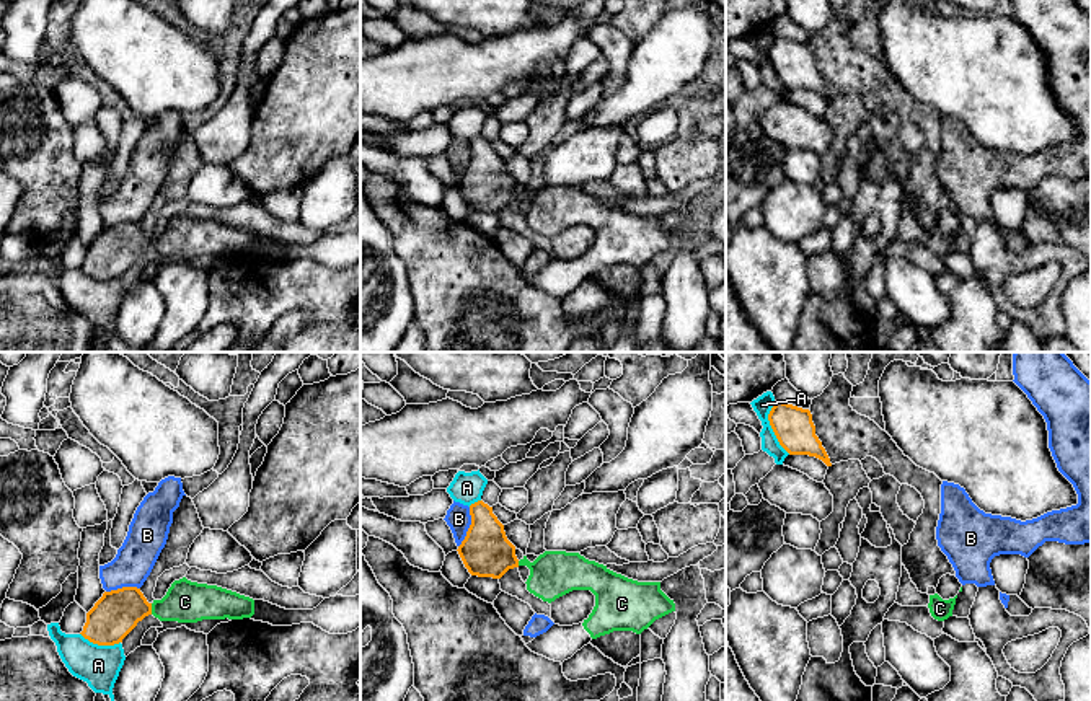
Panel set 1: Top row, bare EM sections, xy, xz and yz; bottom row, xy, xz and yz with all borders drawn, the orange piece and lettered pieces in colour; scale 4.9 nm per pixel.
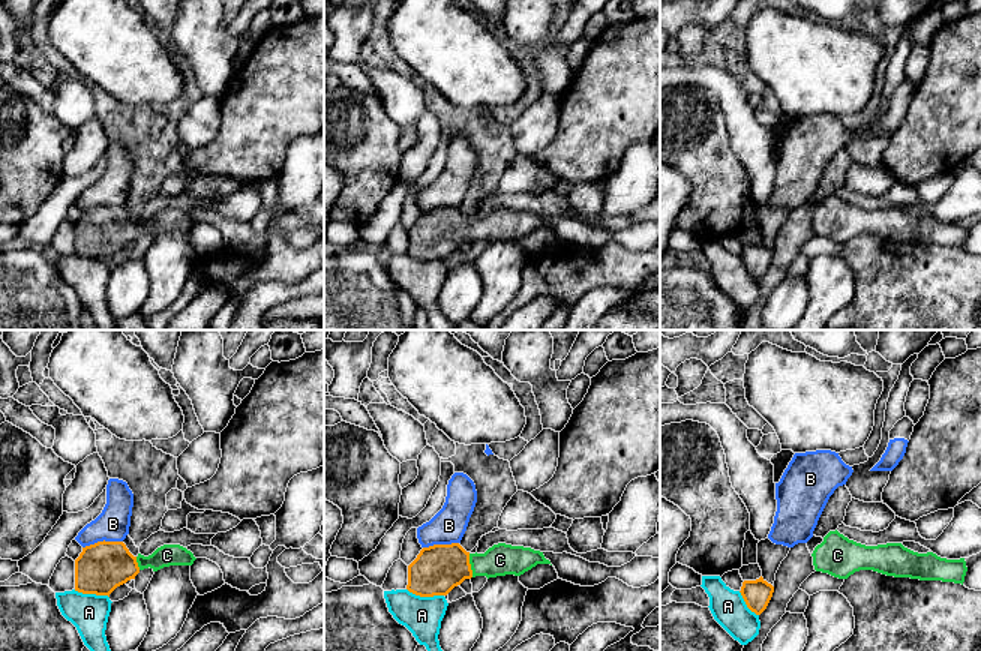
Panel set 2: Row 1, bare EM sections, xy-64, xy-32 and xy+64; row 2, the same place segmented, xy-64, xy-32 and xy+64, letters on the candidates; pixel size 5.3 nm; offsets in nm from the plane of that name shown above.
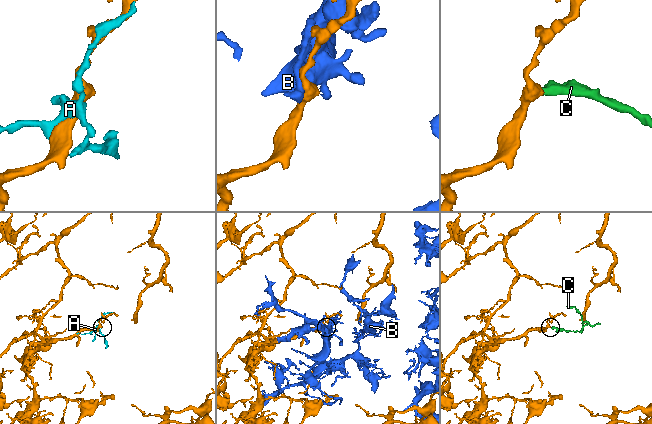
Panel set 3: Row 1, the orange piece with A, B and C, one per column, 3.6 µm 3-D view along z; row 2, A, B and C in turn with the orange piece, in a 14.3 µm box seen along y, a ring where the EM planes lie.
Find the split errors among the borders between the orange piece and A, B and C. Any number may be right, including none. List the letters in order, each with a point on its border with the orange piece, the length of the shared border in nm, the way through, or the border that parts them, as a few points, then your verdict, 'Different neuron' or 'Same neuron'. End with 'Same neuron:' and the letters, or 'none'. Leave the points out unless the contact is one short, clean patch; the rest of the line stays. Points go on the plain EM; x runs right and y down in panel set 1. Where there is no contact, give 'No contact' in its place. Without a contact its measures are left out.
A: Touches orange at yz (772, 62). Shared border 280 nm. Different neuron
B: Touches orange at xz (470, 162). Shared border 200 nm. Different neuron
C: Touches orange at xy (150, 243). Shared border 60 nm. Path across: xy (116, 248), (123, 243), (150, 243), (170, 243), (185, 237). Same neuron
Same neuron: C

